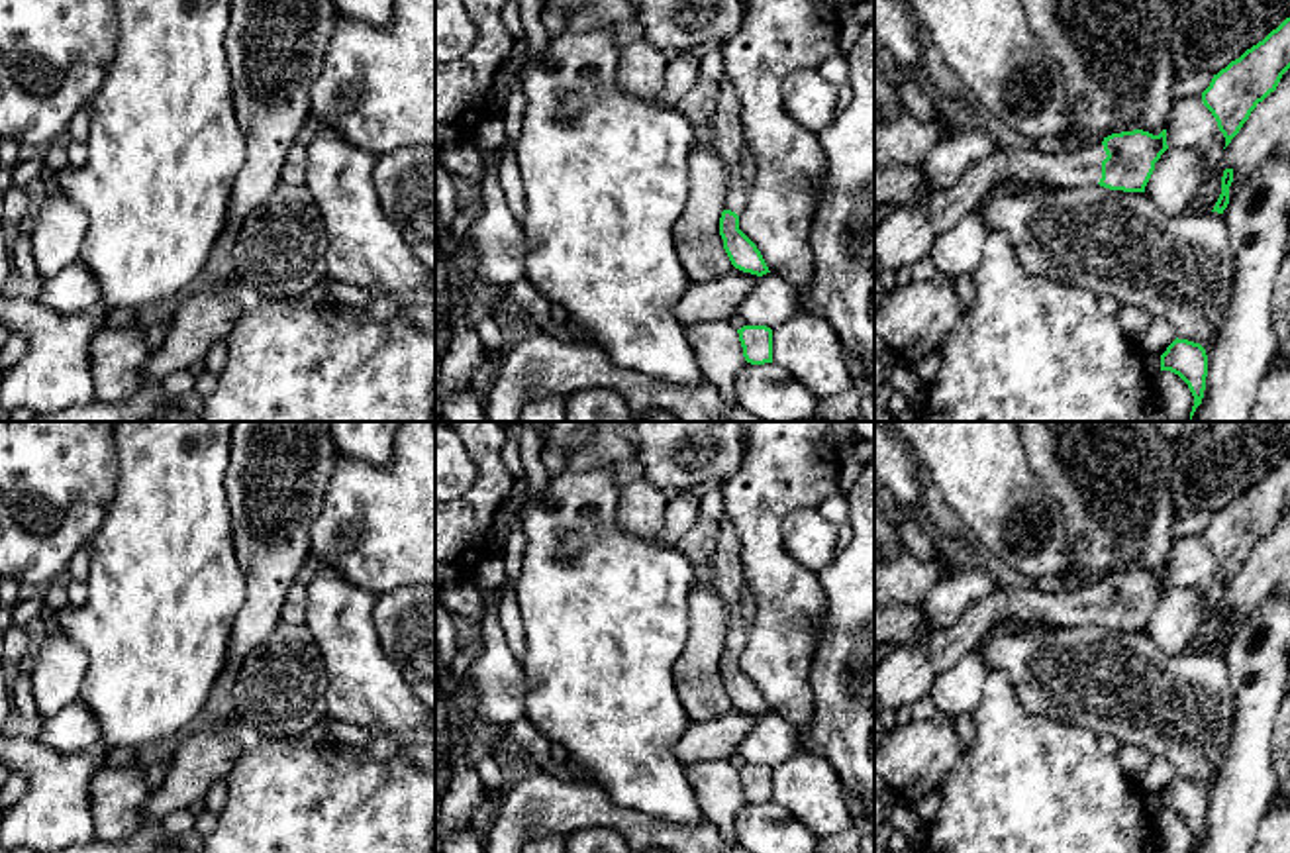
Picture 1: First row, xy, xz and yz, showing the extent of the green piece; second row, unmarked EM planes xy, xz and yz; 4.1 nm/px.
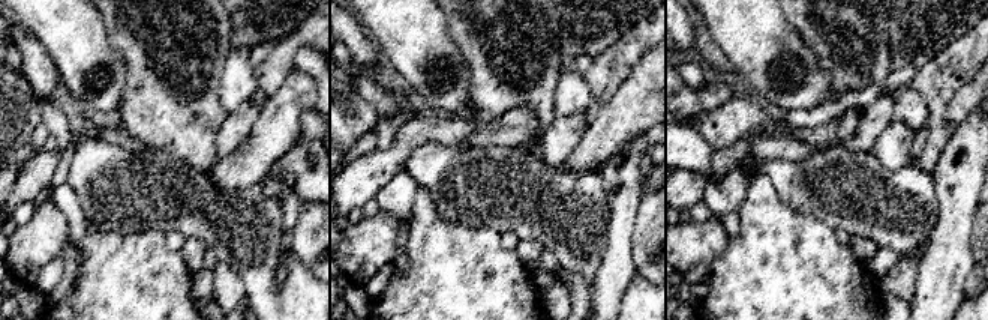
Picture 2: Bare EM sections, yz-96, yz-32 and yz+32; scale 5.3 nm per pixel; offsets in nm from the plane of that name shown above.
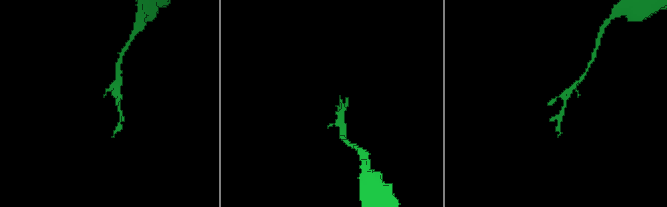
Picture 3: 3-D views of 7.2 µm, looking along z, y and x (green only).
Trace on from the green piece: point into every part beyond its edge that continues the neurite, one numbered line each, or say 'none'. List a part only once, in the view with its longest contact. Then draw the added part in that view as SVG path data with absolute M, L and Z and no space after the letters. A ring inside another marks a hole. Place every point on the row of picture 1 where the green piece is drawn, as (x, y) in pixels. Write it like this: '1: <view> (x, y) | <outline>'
1: yz (904, 236) | M1102 141L1076 153L1049 155L1037 147L998 147L976 161L951 188L933 188L923 206L892 210L874 227L874 257L880 267L900 271L929 257L933 241L953 229L967 214L976 212L984 194L1004 178L1045 182L1055 188L1098 184Z

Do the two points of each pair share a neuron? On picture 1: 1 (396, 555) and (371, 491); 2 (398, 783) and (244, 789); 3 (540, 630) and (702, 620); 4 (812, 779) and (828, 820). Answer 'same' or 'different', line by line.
1: same
2: same
3: different
4: same

